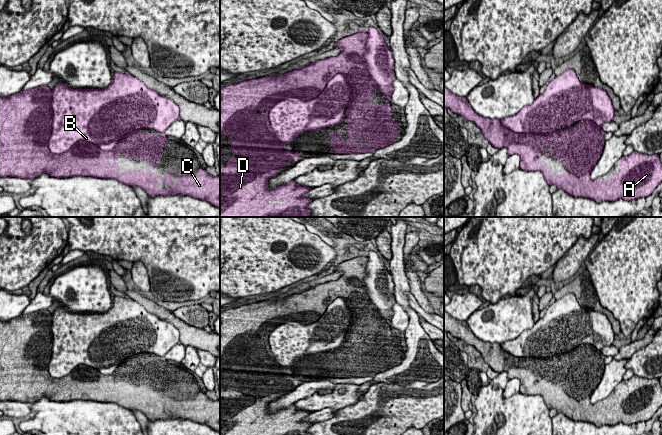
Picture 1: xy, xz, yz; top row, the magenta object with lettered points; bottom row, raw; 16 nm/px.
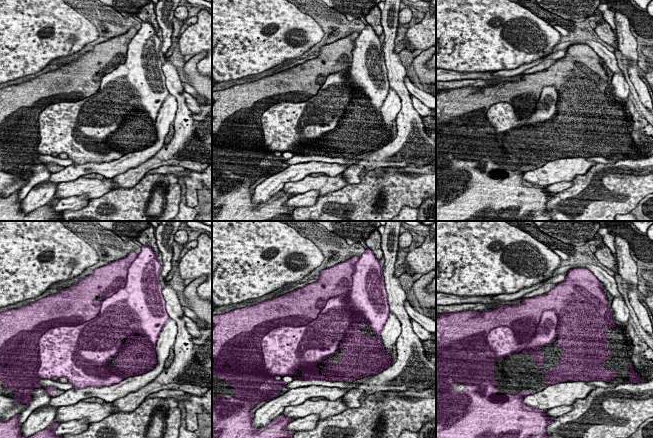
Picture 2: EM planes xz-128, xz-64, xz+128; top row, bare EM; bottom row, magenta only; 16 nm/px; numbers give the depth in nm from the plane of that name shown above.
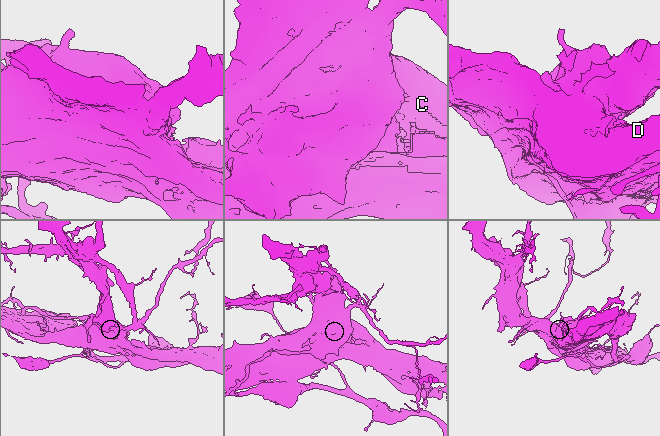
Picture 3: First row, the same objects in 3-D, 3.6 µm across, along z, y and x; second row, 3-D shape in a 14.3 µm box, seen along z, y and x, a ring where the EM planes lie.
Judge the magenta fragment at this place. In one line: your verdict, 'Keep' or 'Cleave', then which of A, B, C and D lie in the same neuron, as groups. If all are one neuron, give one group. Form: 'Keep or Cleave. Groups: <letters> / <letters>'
Cleave. Groups: A C D / B

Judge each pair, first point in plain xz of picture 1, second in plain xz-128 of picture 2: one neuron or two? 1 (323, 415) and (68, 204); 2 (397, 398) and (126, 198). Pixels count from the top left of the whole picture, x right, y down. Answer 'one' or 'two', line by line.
1: one
2: one

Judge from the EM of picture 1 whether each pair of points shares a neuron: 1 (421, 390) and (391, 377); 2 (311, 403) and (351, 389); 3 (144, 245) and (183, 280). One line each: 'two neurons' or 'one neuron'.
1: two neurons
2: one neuron
3: one neuron

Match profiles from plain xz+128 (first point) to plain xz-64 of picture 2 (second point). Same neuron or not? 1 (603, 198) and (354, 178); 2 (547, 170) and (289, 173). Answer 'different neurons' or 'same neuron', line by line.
1: different neurons
2: different neurons

